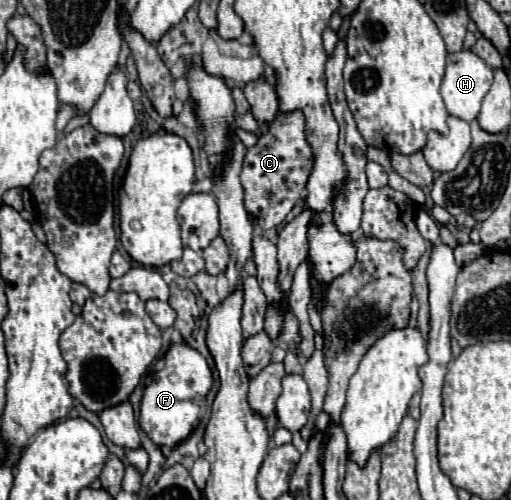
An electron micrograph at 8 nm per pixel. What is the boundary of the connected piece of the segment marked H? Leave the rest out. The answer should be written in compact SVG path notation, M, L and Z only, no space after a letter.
M463 49L459 53L447 55L447 71L445 71L445 77L441 83L441 97L445 101L449 115L471 123L481 109L483 97L491 89L491 81L493 81L493 69L481 57L473 55L471 51Z

